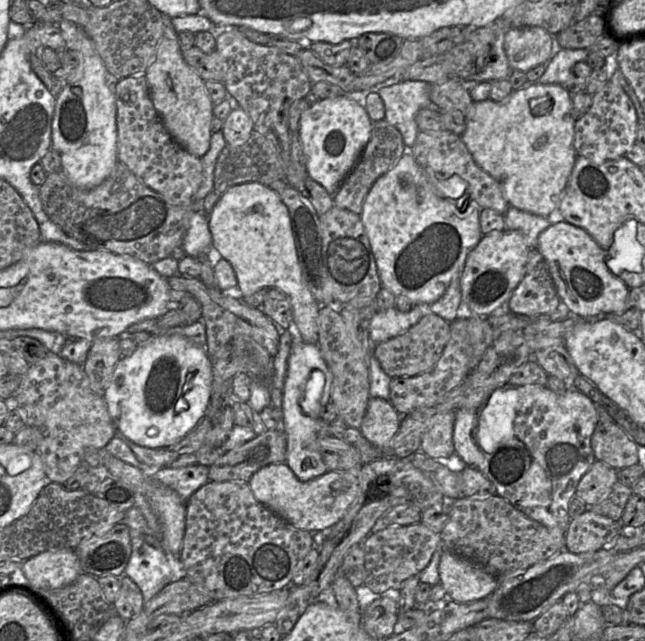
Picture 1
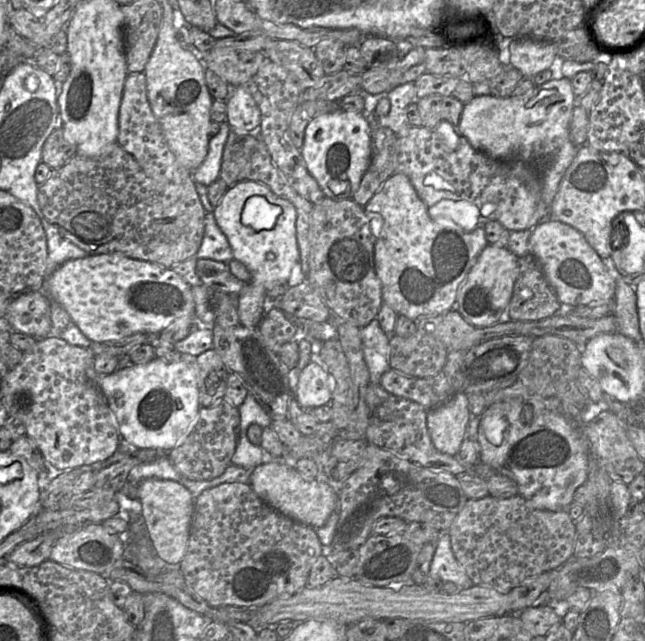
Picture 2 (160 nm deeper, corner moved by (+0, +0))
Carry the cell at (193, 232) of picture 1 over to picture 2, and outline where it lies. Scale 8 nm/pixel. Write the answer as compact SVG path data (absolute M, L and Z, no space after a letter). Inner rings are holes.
M213 213L206 214L204 237L199 250L193 257L223 263L229 263L233 260L231 246L227 237L219 228Z

